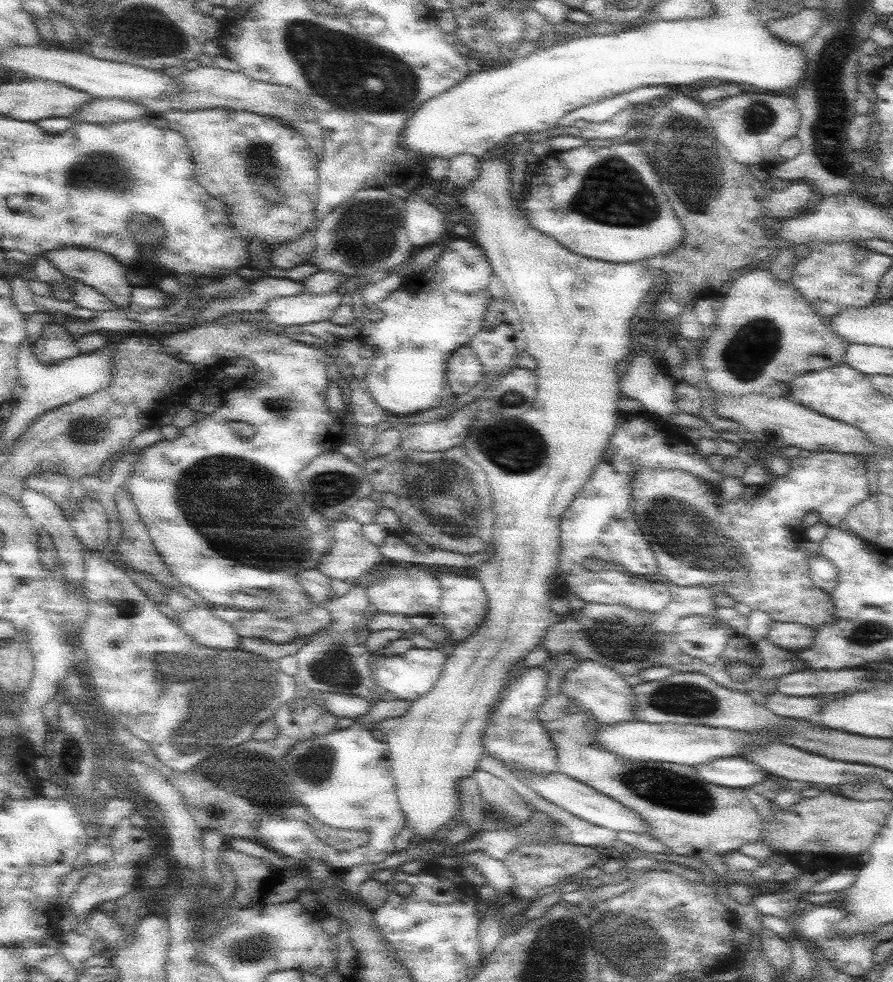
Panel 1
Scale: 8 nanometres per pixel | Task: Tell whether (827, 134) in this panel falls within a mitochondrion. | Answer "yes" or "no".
yes

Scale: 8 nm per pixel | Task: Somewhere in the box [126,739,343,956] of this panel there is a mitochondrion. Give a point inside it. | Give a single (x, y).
(314, 764)

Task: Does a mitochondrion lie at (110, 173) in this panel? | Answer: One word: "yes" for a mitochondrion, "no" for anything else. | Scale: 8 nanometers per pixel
yes

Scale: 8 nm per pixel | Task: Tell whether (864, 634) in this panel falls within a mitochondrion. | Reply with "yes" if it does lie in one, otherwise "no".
yes

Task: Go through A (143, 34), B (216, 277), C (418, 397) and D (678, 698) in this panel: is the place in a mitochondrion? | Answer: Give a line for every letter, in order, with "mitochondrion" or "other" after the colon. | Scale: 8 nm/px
A: mitochondrion
B: other
C: other
D: mitochondrion

